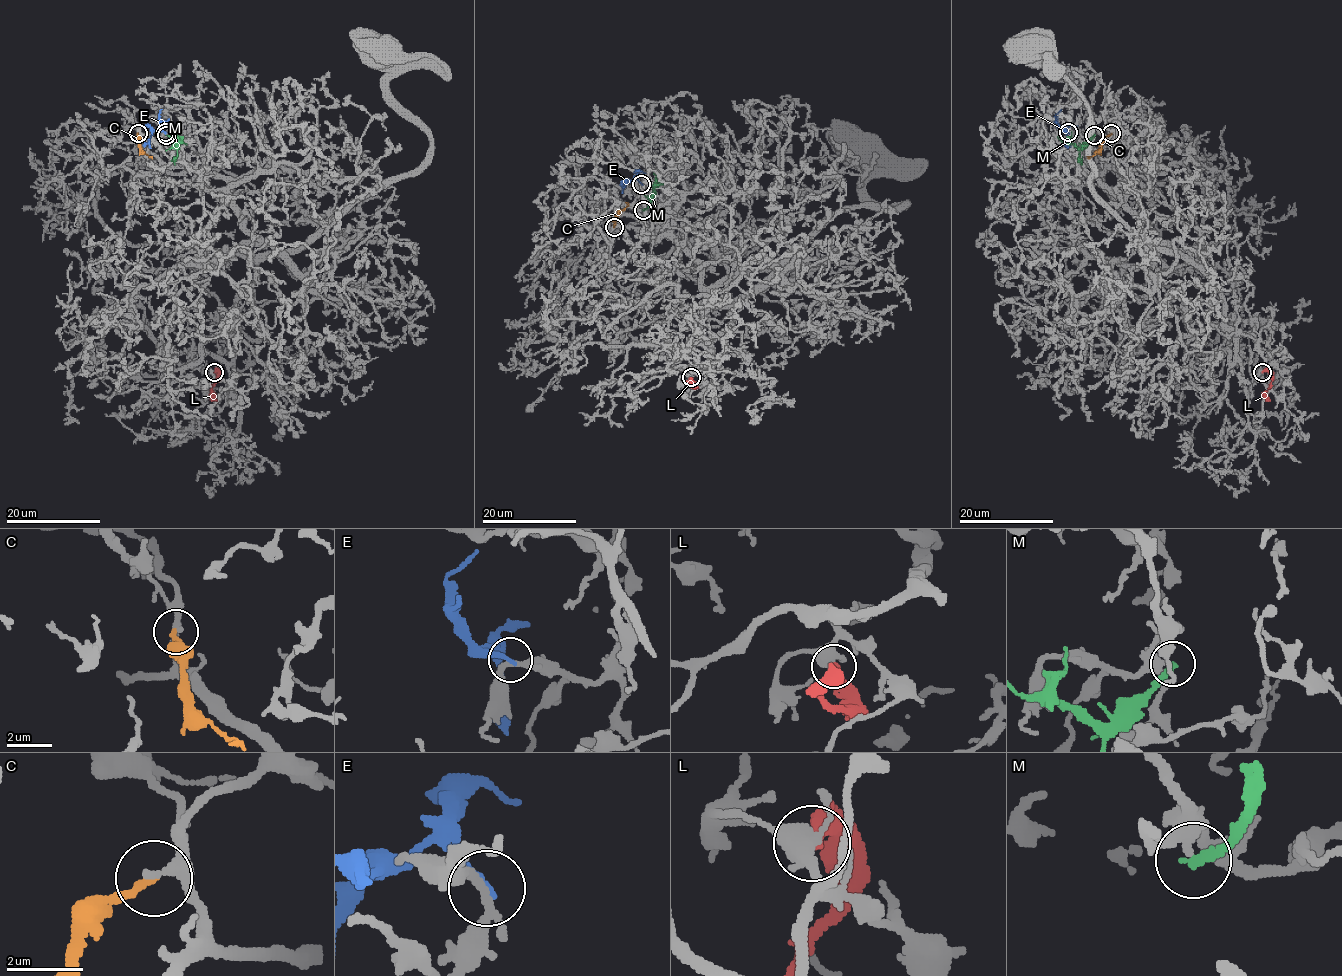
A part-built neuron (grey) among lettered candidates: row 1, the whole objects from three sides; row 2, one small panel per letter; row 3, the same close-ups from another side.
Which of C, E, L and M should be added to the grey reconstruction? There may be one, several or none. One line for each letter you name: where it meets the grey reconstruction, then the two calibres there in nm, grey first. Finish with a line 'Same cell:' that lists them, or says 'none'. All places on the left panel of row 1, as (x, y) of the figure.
Same cell: none

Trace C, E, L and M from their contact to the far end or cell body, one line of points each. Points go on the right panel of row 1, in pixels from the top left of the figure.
C: (1112, 134), (1106, 137), (1101, 148), (1087, 157)
E: (1068, 133), (1063, 130), (1070, 147)
L: (1262, 372), (1268, 371), (1271, 376), (1265, 392), (1268, 401)
M: (1094, 135), (1080, 147), (1057, 136)

